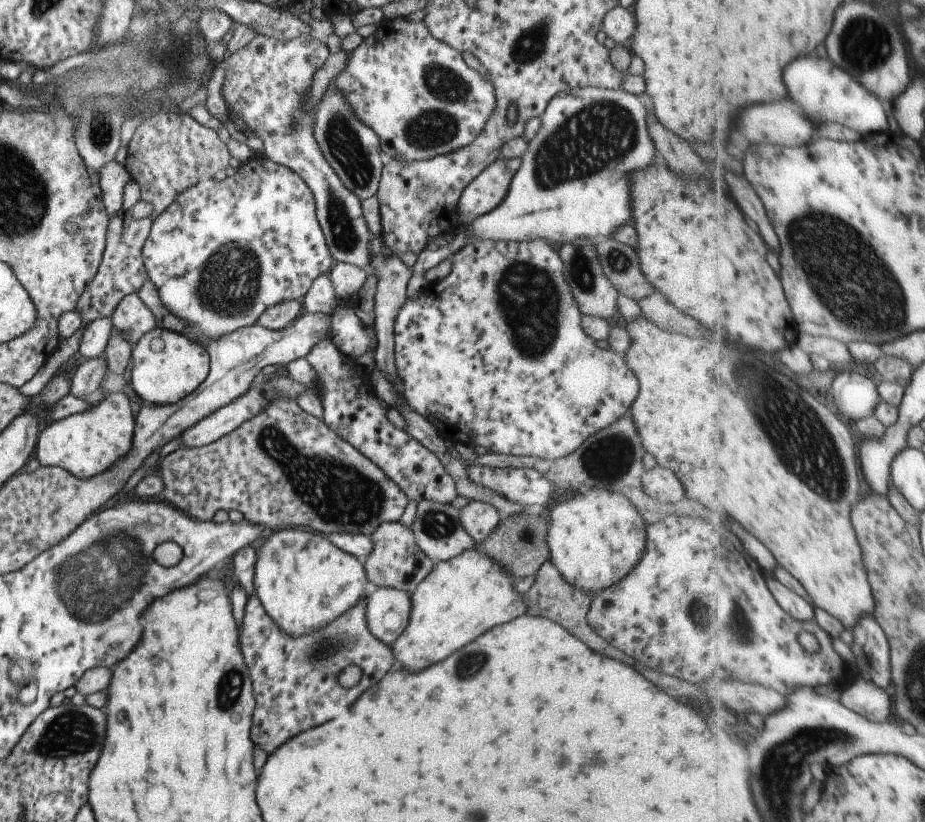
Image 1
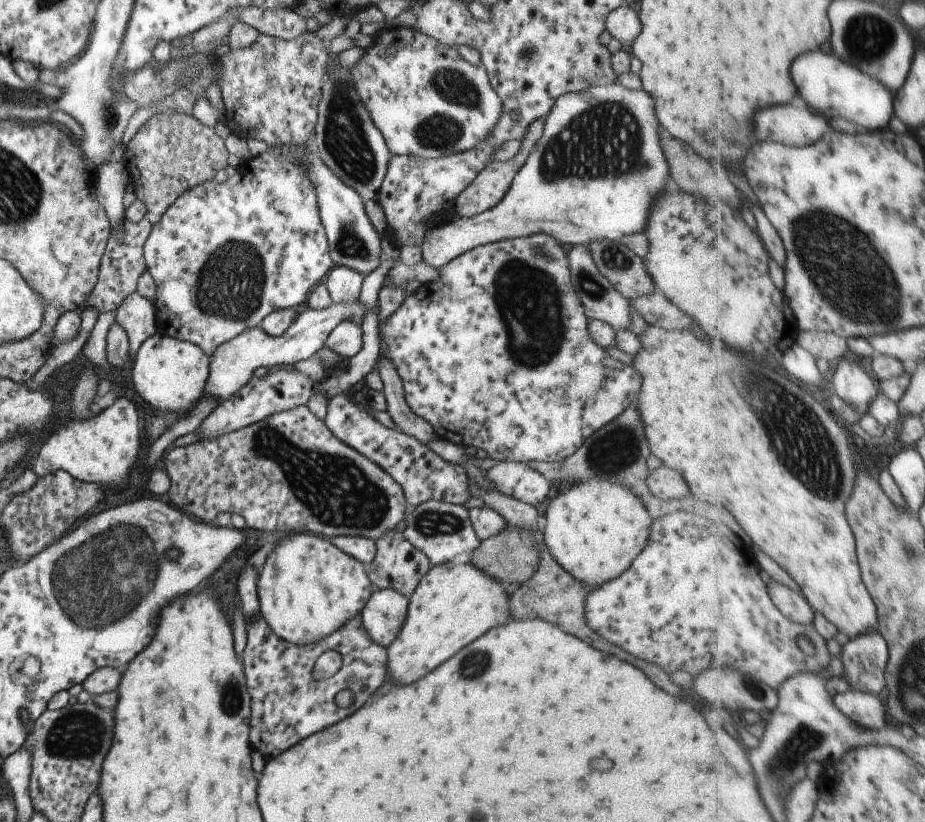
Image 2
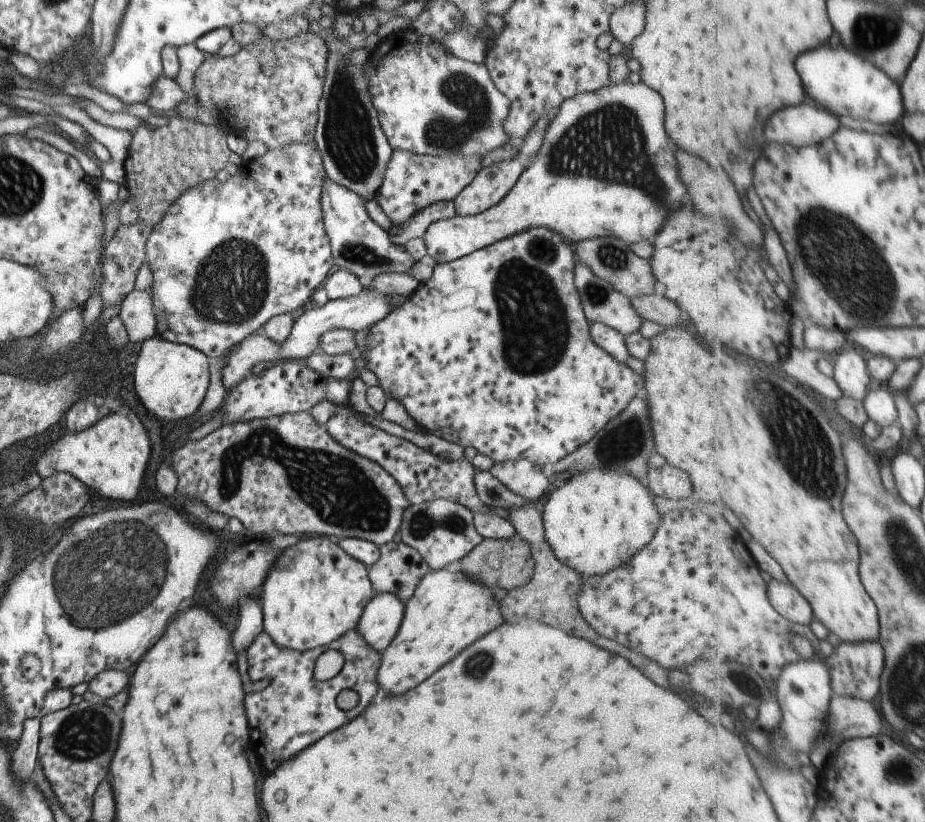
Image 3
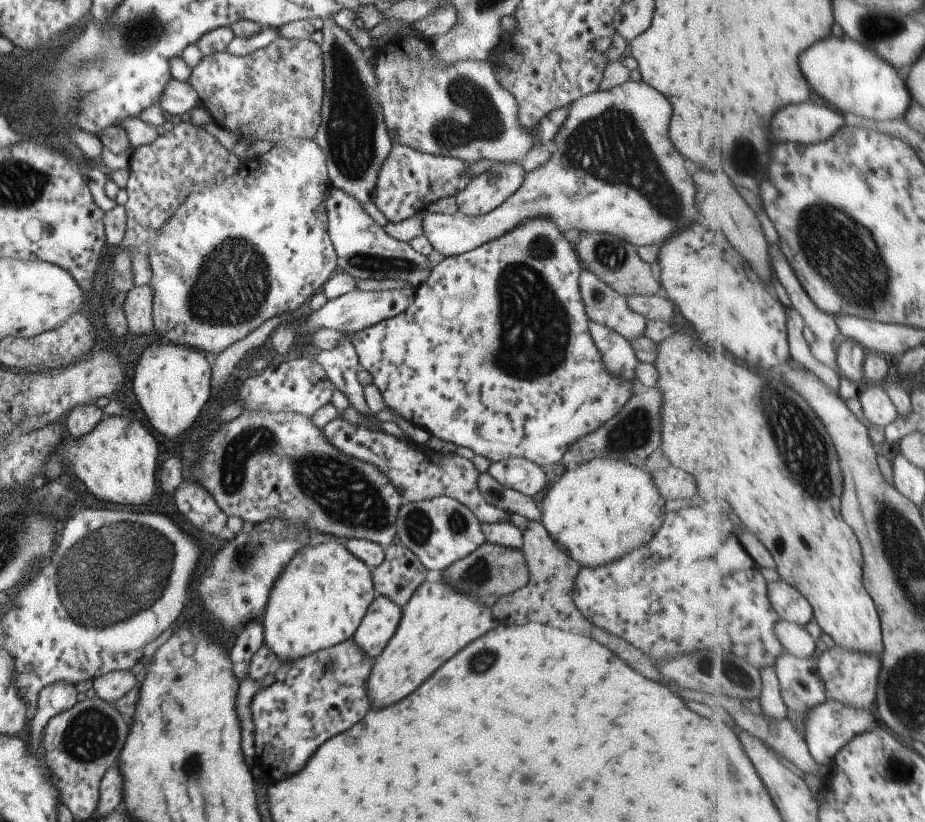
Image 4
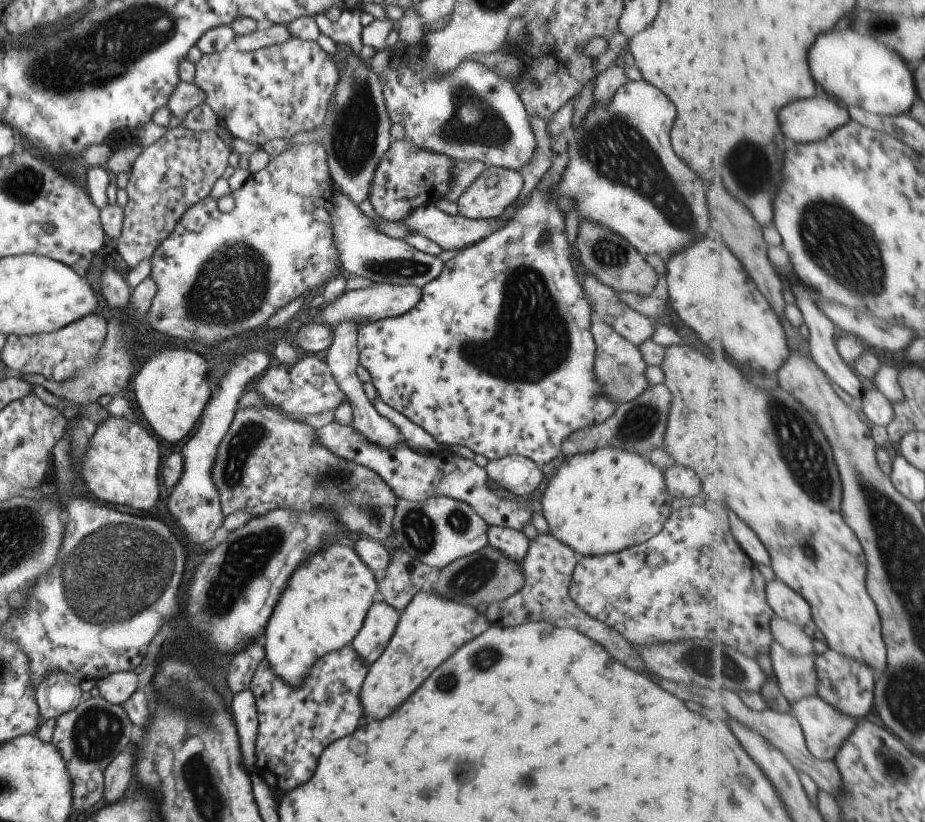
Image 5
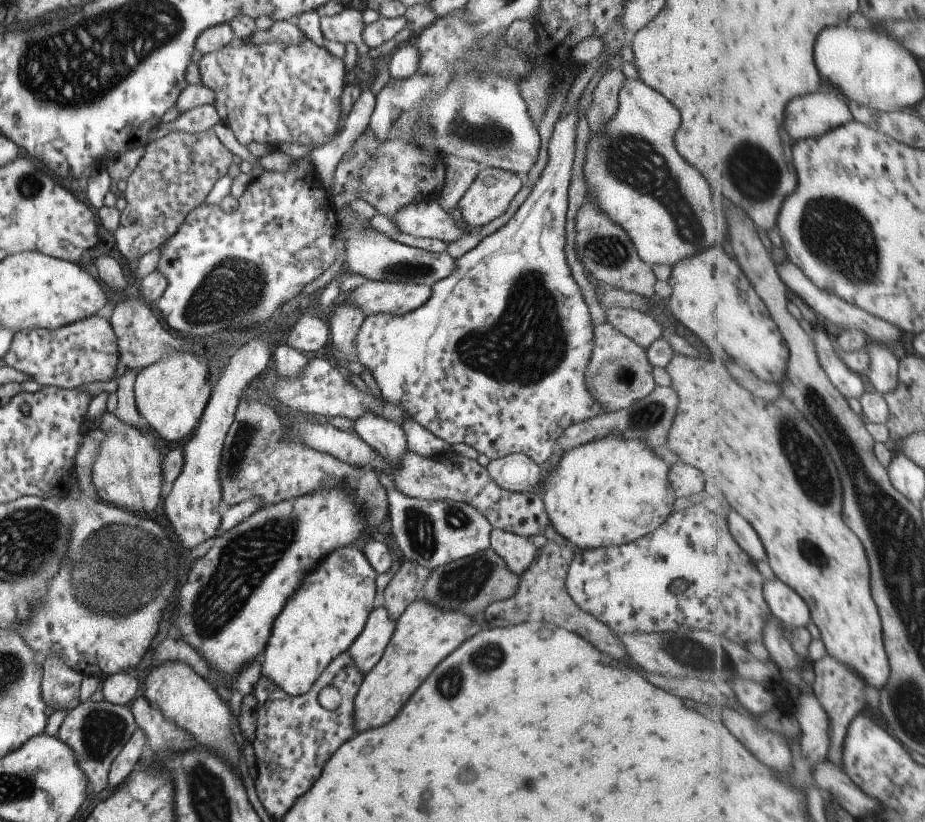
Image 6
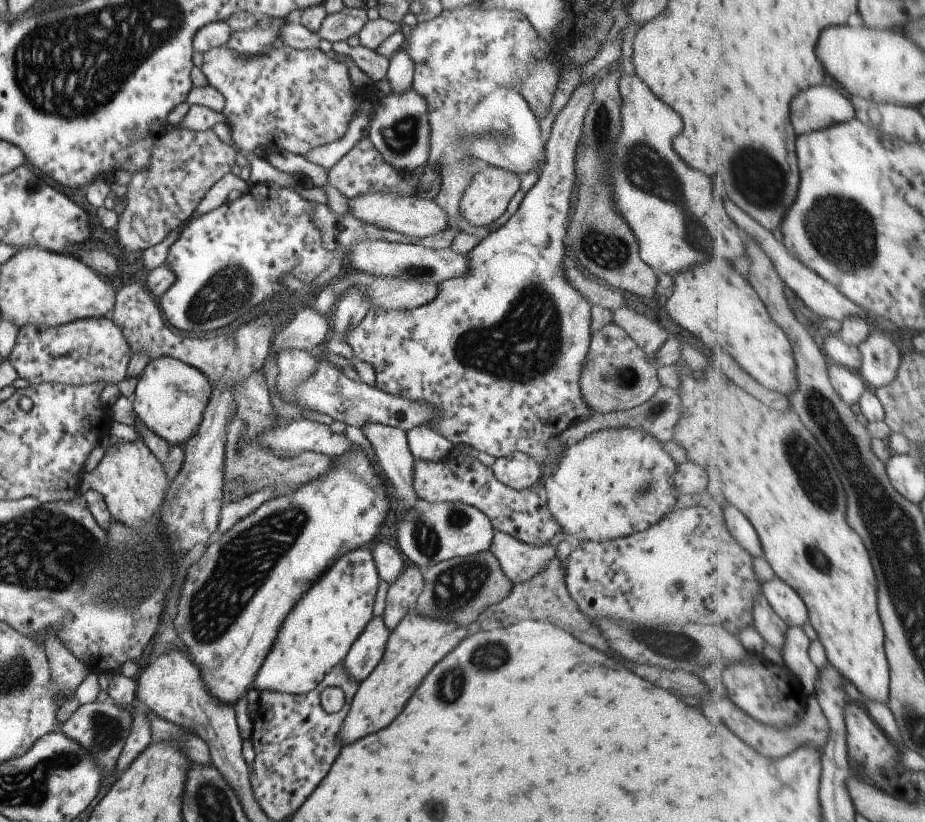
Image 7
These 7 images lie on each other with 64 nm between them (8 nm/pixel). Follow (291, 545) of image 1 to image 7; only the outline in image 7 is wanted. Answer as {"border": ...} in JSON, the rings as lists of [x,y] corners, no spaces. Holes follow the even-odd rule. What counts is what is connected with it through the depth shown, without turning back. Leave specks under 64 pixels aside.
{"border":[[[369,546],[348,551],[342,558],[334,561],[334,564],[320,576],[320,580],[312,584],[312,588],[296,602],[296,606],[286,616],[286,622],[282,622],[274,646],[268,652],[262,670],[255,676],[254,688],[258,691],[276,691],[296,696],[314,690],[335,664],[343,662],[352,643],[370,622],[380,580]]]}

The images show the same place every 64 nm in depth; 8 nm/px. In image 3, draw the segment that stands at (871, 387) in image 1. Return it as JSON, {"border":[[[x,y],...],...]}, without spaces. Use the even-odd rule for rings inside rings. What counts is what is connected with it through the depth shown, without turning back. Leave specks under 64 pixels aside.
{"border":[[[850,344],[840,352],[834,366],[834,378],[844,394],[860,402],[865,402],[872,386],[869,361],[861,348]]]}

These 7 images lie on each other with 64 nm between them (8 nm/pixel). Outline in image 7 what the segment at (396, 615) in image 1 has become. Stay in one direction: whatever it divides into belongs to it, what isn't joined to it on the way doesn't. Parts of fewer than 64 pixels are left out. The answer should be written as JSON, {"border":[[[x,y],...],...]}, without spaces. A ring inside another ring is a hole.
{"border":[[[383,615],[370,619],[343,660],[351,678],[363,681],[378,666],[390,635],[391,630],[386,626]]]}

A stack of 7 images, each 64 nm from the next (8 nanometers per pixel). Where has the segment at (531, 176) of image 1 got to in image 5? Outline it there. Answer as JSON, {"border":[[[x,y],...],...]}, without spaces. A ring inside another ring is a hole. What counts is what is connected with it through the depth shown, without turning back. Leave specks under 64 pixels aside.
{"border":[[[629,79],[615,93],[611,99],[603,105],[596,103],[590,106],[589,110],[584,114],[582,124],[580,126],[571,125],[569,131],[564,135],[567,140],[567,160],[566,168],[563,170],[562,176],[557,183],[554,183],[549,190],[549,196],[555,201],[557,207],[566,215],[569,210],[576,210],[580,216],[580,220],[585,219],[594,225],[601,226],[603,229],[611,230],[620,236],[623,236],[642,256],[647,254],[657,254],[667,261],[667,258],[691,242],[698,240],[700,237],[709,234],[709,216],[706,206],[706,188],[701,178],[674,152],[671,143],[672,124],[676,120],[676,110],[674,104],[670,102],[666,95],[658,90],[655,86],[649,85],[644,79],[633,81]],[[520,197],[508,205],[501,215],[491,219],[469,219],[460,214],[449,215],[439,210],[434,205],[434,201],[428,205],[420,205],[414,209],[402,222],[408,224],[410,230],[414,234],[420,234],[432,242],[436,242],[443,251],[458,251],[459,249],[465,249],[471,247],[480,241],[483,241],[487,236],[490,236],[493,232],[500,230],[503,226],[506,226],[509,220],[518,212],[518,210],[525,204],[528,197]]]}

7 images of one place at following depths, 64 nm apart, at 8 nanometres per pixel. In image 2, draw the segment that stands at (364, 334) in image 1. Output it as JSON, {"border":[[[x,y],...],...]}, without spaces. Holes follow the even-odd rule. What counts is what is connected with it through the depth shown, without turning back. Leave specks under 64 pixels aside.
{"border":[[[352,321],[339,322],[325,345],[336,351],[340,358],[349,360],[362,350],[362,327]]]}

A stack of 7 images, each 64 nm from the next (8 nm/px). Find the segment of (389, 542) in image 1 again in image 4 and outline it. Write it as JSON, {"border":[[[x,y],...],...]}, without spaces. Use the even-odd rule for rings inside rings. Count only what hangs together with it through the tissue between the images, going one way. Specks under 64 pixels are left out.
{"border":[[[401,541],[386,545],[384,560],[371,569],[376,593],[387,596],[402,609],[426,576],[428,569],[422,564],[418,555]]]}

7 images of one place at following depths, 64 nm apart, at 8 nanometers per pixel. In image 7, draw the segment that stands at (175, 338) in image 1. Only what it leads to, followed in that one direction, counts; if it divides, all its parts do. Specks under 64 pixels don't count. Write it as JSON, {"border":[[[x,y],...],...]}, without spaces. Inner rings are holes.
{"border":[[[163,356],[150,359],[144,367],[132,395],[133,409],[155,435],[171,445],[184,444],[199,431],[211,391],[212,385],[202,369]]]}

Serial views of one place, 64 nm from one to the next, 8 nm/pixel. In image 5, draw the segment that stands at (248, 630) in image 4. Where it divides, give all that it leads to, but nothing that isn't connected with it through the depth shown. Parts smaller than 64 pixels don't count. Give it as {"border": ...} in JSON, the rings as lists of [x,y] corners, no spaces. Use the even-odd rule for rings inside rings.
{"border":[[[258,635],[245,649],[234,653],[228,666],[227,684],[233,692],[248,689],[259,660],[265,656],[263,635]]]}

